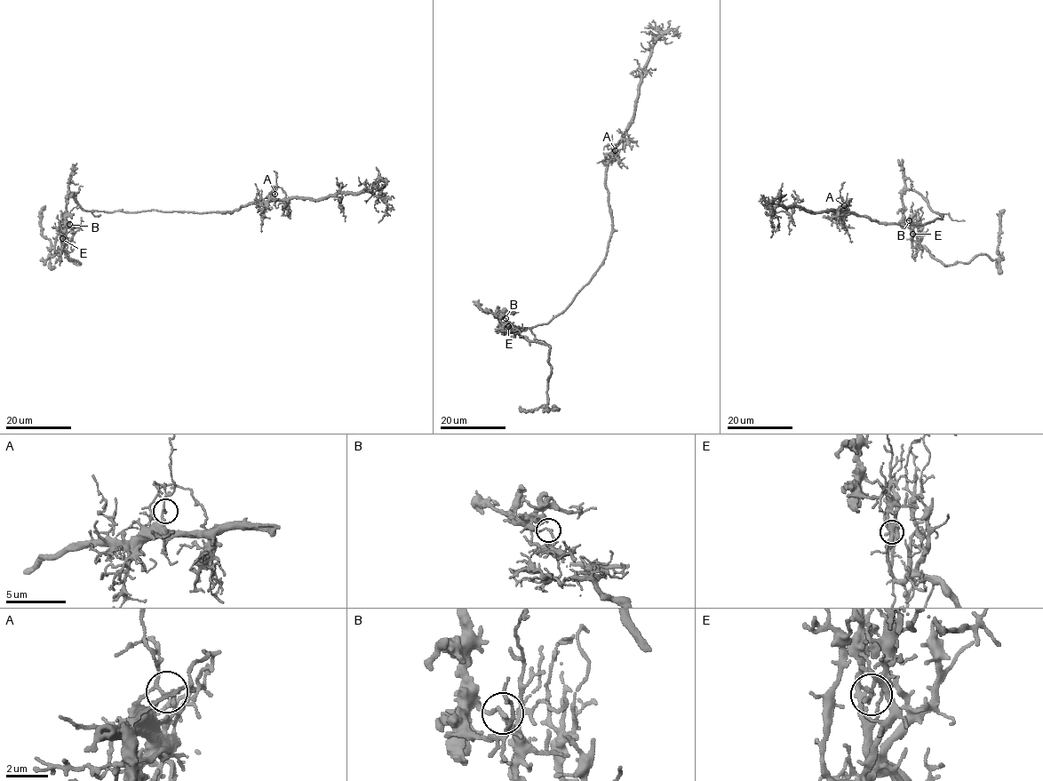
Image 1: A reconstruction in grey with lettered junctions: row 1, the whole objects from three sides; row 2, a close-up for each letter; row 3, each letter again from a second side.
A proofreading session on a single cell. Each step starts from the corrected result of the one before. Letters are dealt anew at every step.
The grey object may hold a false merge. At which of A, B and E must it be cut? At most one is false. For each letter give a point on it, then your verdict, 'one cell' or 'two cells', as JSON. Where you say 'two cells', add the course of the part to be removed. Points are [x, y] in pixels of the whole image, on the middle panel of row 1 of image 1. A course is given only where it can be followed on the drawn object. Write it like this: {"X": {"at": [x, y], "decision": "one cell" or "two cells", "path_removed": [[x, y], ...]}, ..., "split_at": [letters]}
{"A": {"at": [615, 150], "decision": "one cell"}, "B": {"at": [505, 318], "decision": "two cells", "path_removed": [[505, 318], [509, 332], [549, 348], [548, 407], [543, 404], [534, 410], [523, 410]]}, "E": {"at": [508, 326], "decision": "one cell"}, "split_at": ["B"]}

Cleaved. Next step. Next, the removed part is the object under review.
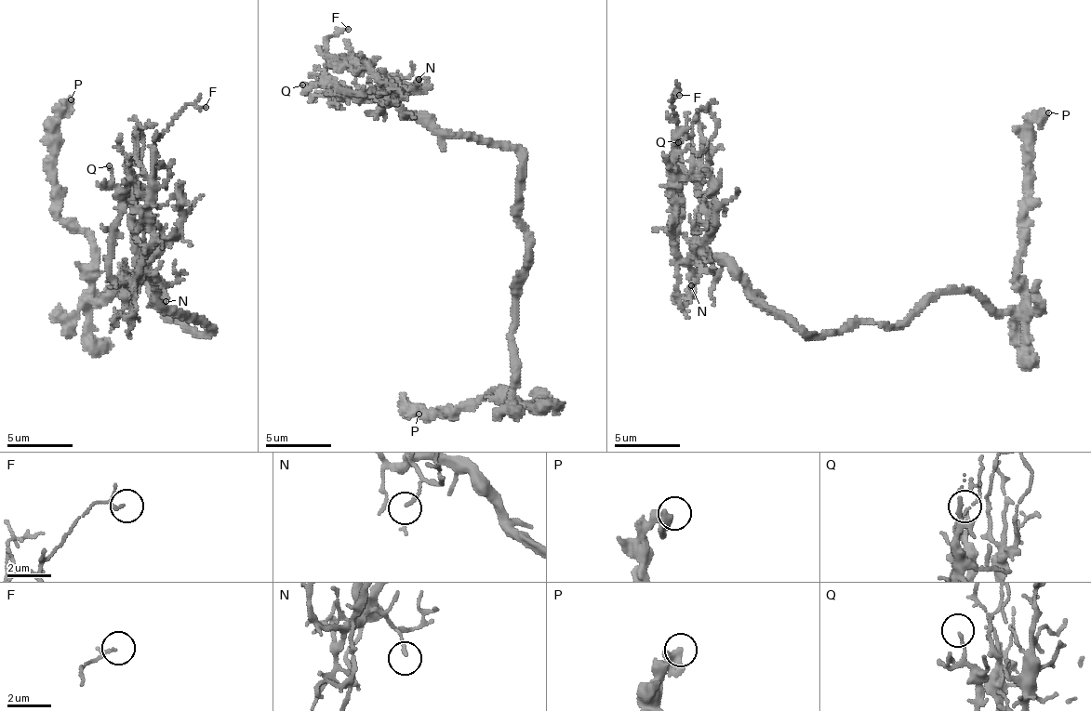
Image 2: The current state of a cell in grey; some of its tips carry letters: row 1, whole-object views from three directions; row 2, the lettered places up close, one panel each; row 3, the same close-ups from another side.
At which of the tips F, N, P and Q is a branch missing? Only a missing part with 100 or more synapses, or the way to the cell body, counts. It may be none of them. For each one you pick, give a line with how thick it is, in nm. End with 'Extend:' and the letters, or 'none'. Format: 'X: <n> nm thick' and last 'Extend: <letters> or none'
Extend: none

